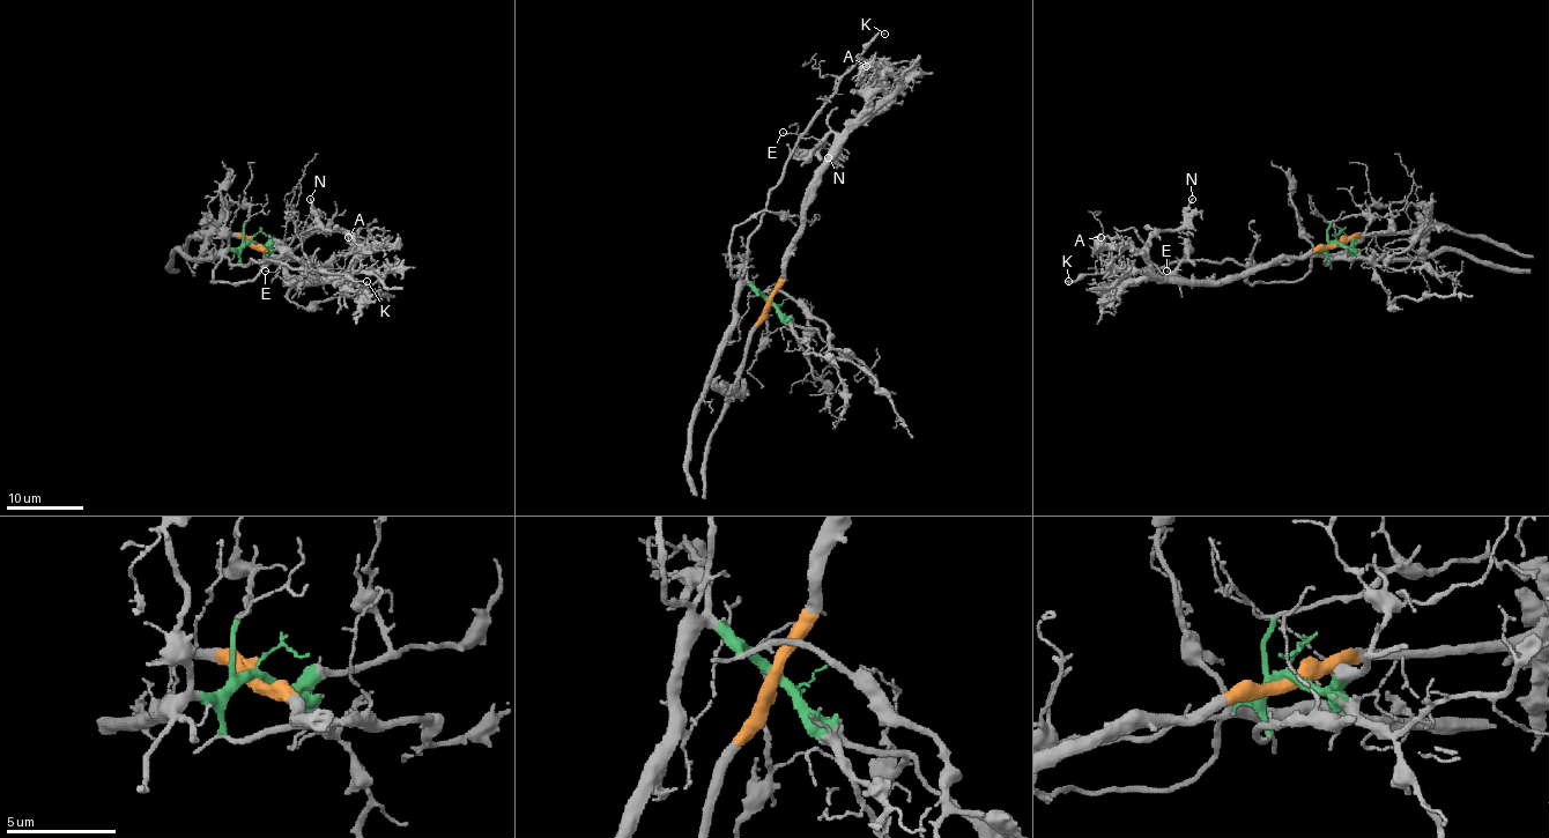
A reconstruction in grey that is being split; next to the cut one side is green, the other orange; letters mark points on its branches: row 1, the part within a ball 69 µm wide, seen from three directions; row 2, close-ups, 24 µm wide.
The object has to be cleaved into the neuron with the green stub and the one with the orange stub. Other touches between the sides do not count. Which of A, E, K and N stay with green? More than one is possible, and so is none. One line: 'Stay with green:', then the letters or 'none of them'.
Stay with green: E, K

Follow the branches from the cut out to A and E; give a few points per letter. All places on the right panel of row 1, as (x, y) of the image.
A: (1336, 243), (1223, 279), (1175, 281), (1136, 279), (1119, 260), (1102, 252), (1101, 237)
E: (1336, 243), (1287, 264), (1243, 266), (1227, 260), (1175, 261), (1168, 272)

